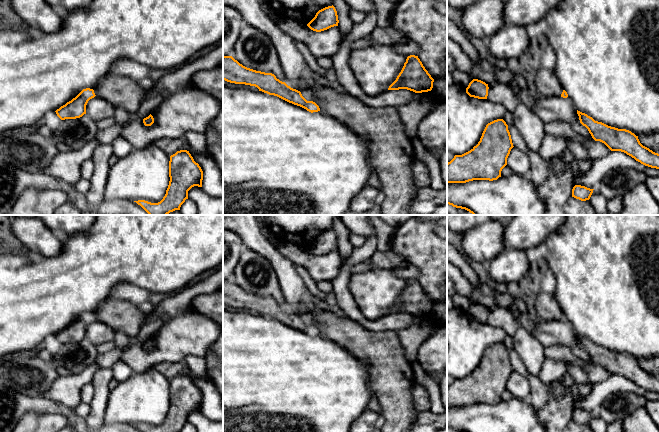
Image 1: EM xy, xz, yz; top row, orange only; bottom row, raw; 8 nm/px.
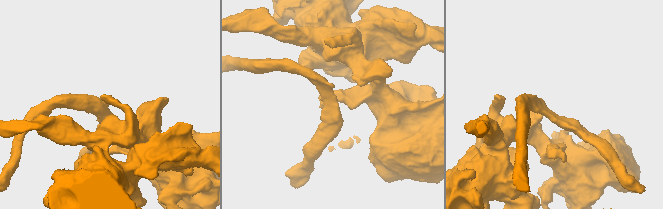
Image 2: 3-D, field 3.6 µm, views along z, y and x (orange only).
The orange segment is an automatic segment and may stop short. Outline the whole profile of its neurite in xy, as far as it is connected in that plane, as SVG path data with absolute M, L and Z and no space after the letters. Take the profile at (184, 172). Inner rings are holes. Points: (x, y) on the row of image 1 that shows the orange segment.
M187 150L177 151L170 156L169 185L163 199L158 203L145 200L134 201L149 215L168 215L180 210L188 199L188 191L194 187L202 187L203 171Z

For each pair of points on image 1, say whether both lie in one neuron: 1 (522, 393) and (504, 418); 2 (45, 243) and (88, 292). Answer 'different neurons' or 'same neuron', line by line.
1: different neurons
2: different neurons

